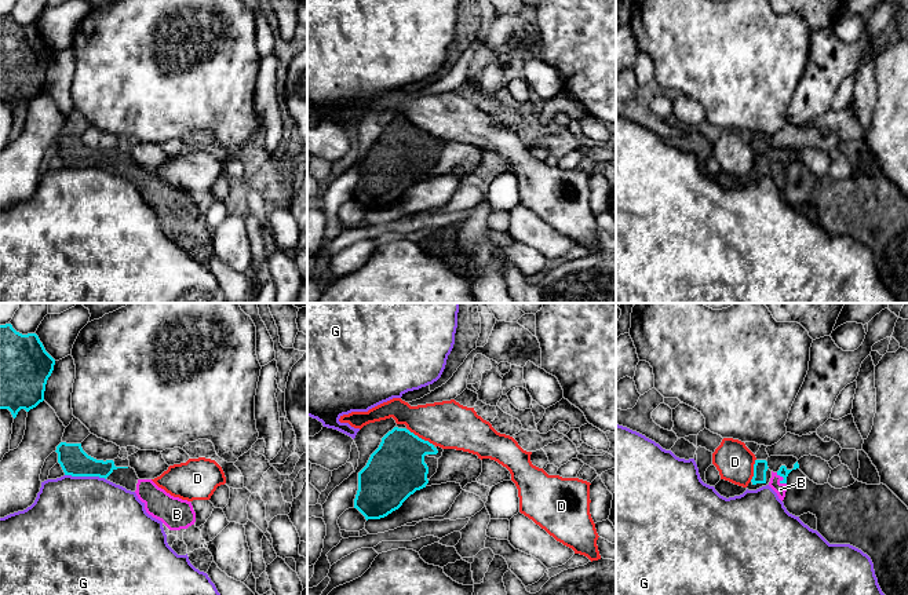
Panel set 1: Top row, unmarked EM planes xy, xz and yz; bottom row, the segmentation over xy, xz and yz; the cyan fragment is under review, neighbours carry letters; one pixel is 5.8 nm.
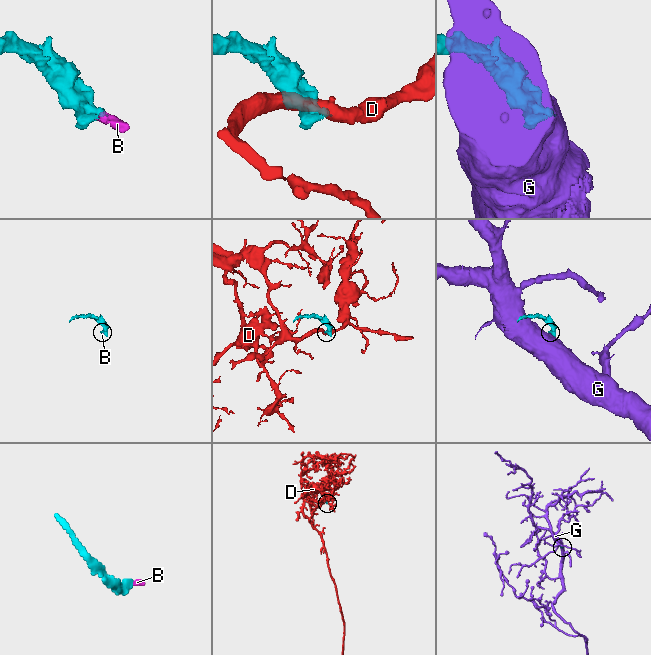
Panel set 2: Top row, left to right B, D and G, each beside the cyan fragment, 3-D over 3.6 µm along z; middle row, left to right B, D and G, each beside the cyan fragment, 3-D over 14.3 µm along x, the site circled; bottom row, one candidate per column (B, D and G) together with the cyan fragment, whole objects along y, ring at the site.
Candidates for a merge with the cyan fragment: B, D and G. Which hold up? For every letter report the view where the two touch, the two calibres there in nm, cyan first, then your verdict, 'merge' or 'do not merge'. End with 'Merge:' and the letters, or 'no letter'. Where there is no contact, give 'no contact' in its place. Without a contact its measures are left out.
B: meets cyan in yz; 60 nm thick on the cyan side, 70 nm on the other; merge
D: meets cyan in xz; 340 nm thick on the cyan side, 280 nm on the other; do not merge
G: meets cyan in xy; 170 nm thick on the cyan side, 500 nm on the other; do not merge
Merge: B

